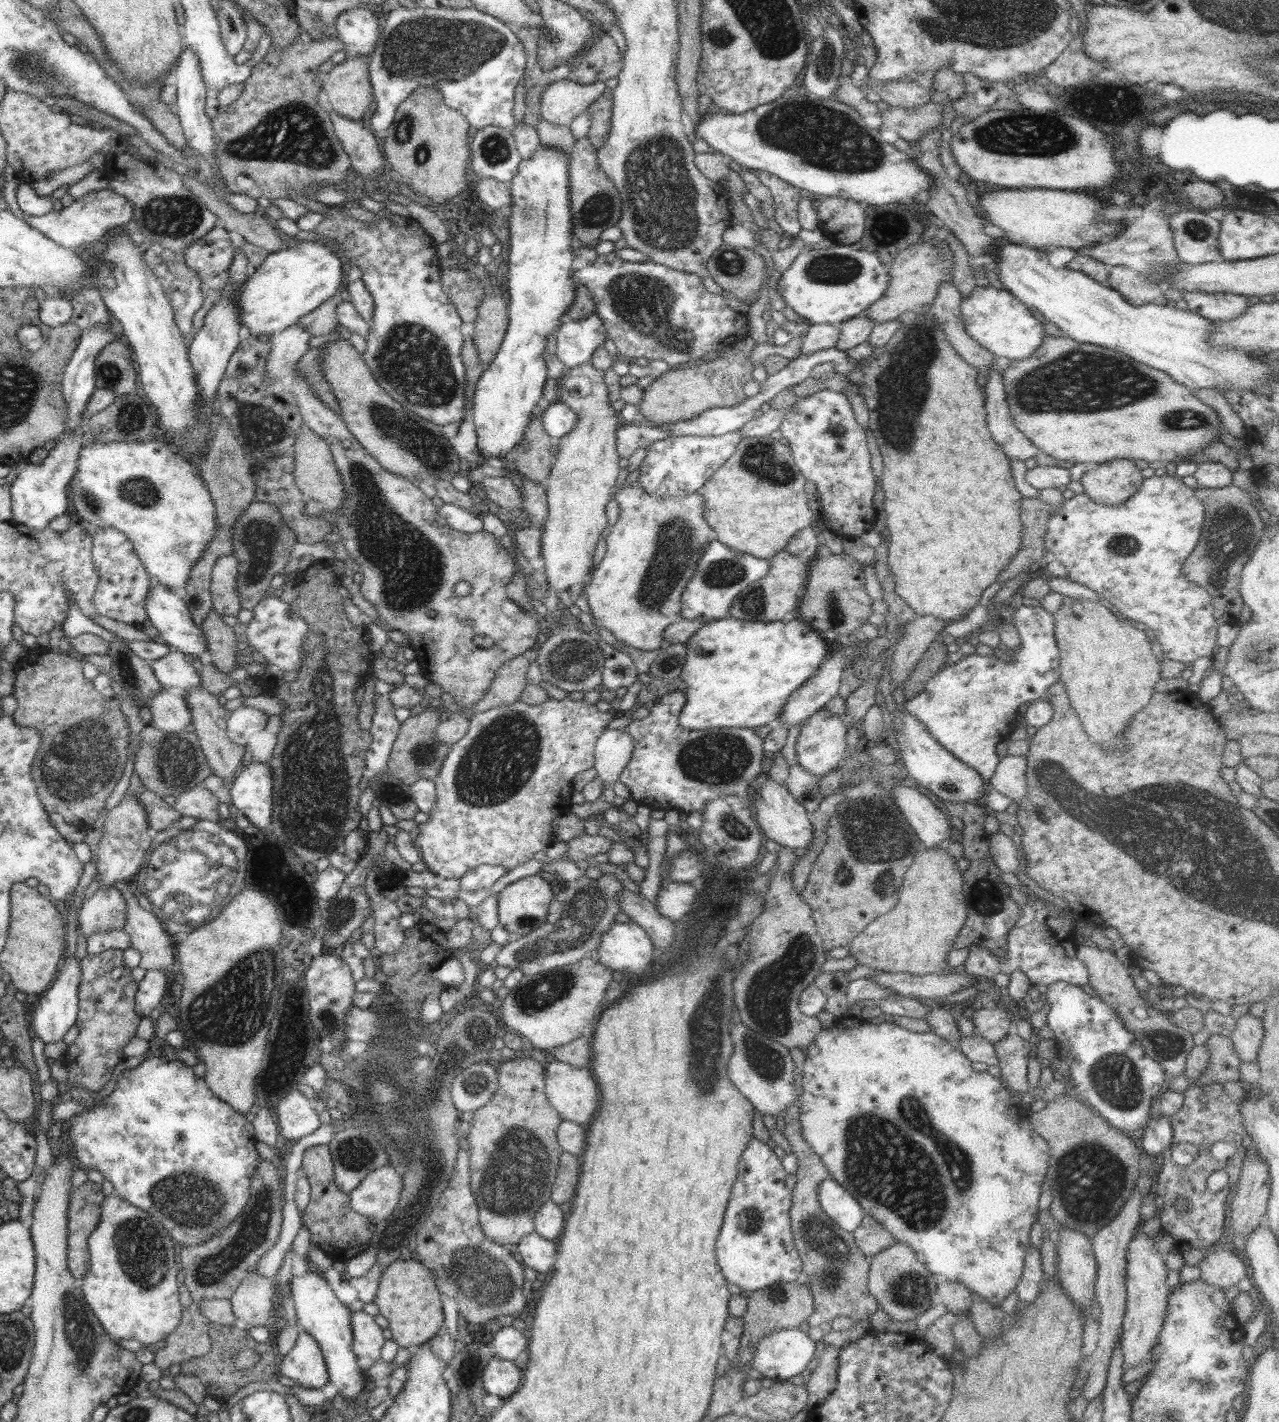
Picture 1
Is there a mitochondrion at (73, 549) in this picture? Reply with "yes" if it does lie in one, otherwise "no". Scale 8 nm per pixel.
no

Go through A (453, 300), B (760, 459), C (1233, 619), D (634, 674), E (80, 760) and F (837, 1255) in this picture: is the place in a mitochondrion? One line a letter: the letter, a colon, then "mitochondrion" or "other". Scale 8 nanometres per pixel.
A: other
B: mitochondrion
C: other
D: other
E: mitochondrion
F: mitochondrion

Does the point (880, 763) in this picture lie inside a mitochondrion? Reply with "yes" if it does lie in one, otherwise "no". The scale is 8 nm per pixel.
no

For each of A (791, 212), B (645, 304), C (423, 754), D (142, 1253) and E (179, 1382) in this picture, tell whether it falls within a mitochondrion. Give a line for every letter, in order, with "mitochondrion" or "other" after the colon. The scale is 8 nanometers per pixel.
A: other
B: mitochondrion
C: mitochondrion
D: mitochondrion
E: other

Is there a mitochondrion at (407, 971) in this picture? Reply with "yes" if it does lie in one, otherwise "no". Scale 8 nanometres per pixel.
no

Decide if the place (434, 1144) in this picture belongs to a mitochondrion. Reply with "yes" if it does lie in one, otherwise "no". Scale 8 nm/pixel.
yes

